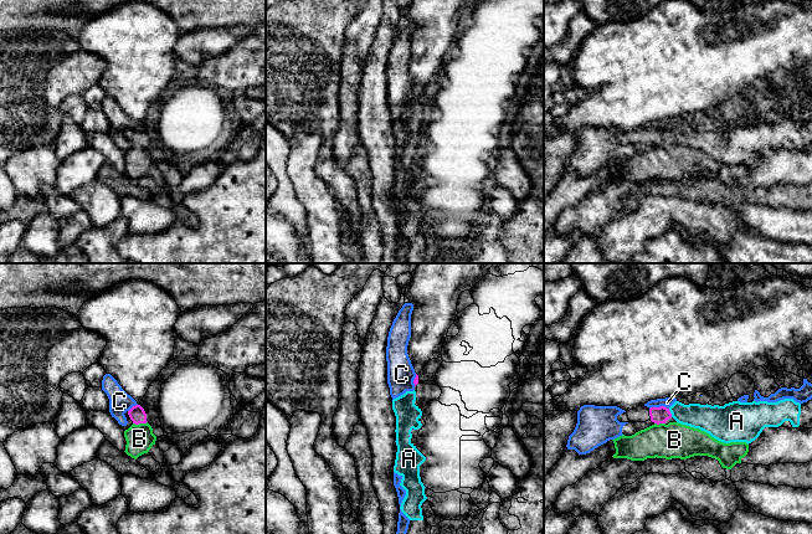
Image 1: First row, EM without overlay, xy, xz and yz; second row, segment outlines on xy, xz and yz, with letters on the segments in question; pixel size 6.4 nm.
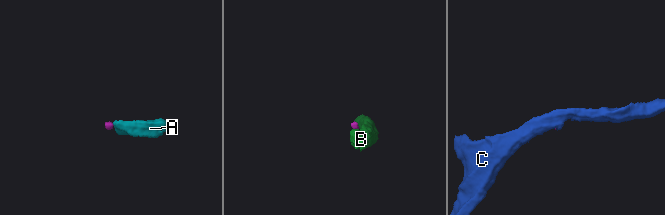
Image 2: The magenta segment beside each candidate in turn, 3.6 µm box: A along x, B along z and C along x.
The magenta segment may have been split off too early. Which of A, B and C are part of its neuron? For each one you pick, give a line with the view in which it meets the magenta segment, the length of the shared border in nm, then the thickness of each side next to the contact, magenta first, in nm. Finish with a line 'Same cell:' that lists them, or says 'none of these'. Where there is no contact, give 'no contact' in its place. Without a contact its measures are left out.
A: meets magenta in yz; contact 60 nm long; 110 nm thick on the magenta side, 170 nm on the other
Same cell: A

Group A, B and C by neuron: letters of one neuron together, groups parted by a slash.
A / B / C

